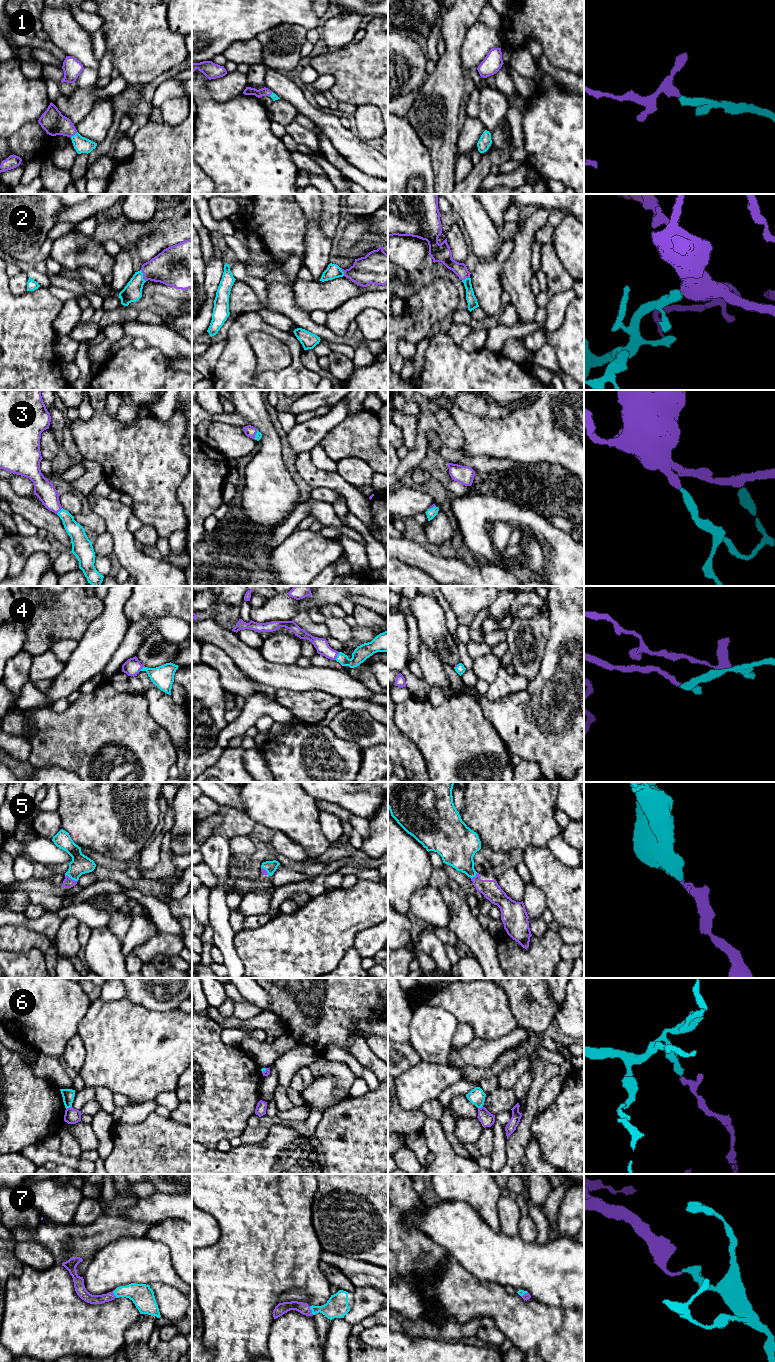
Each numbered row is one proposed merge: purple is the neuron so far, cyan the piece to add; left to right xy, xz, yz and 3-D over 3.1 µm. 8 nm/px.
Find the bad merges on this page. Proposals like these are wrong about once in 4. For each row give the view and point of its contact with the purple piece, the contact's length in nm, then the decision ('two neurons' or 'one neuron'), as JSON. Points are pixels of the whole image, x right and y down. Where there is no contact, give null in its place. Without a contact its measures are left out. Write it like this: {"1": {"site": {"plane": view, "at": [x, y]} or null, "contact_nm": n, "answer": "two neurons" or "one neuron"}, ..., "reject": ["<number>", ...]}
{"1": {"site": {"plane": "xy", "at": [73, 135]}, "contact_nm": 80, "answer": "one neuron"}, "2": {"site": {"plane": "xy", "at": [143, 276]}, "contact_nm": 100, "answer": "one neuron"}, "3": {"site": {"plane": "xy", "at": [59, 510]}, "contact_nm": 70, "answer": "one neuron"}, "4": {"site": {"plane": "xz", "at": [336, 656]}, "contact_nm": 80, "answer": "one neuron"}, "5": {"site": {"plane": "xy", "at": [70, 878]}, "contact_nm": 120, "answer": "one neuron"}, "6": {"site": {"plane": "xy", "at": [68, 1108]}, "contact_nm": 50, "answer": "two neurons"}, "7": {"site": {"plane": "xz", "at": [311, 1310]}, "contact_nm": 80, "answer": "one neuron"}, "reject": ["6"]}

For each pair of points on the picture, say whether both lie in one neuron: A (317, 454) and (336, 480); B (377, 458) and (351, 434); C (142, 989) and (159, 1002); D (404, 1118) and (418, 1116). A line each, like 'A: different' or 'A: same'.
A: different
B: same
C: same
D: same

